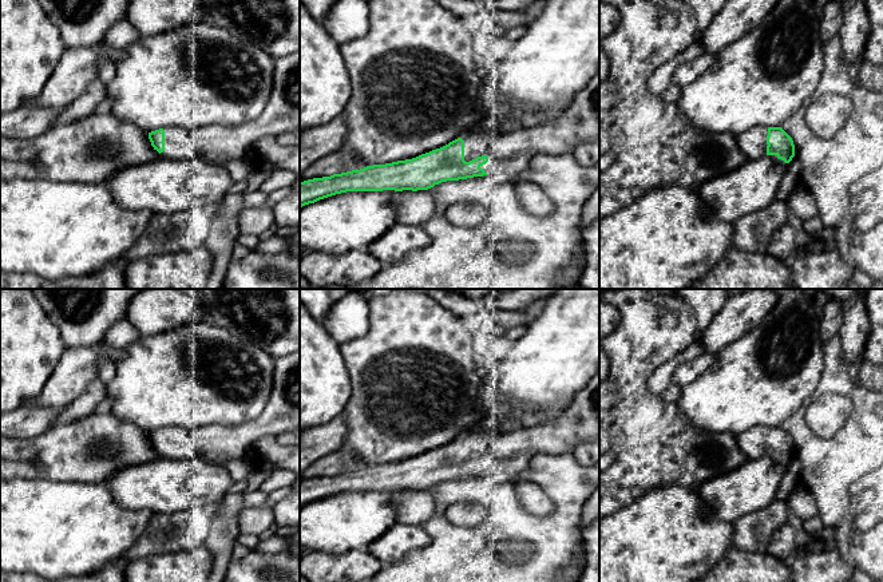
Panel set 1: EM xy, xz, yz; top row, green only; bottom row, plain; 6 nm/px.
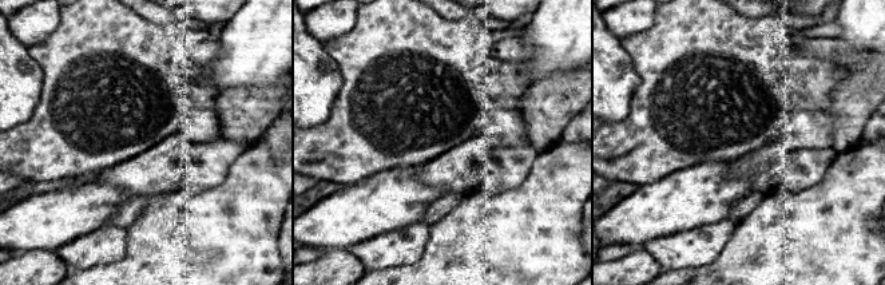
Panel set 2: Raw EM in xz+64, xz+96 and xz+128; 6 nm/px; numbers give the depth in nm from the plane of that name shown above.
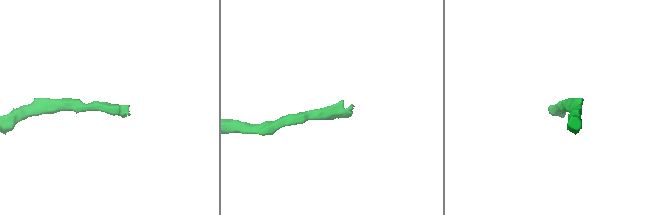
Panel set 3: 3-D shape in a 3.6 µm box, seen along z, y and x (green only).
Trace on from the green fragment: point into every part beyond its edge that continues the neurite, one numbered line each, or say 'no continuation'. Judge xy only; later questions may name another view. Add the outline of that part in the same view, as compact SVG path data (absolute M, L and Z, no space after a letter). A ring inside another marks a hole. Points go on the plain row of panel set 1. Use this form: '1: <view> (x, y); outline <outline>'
1: xy (220, 444); outline M300 352L276 359L273 389L262 413L239 425L207 425L186 429L166 427L165 451L167 459L202 459L225 466L243 459L246 450L265 436L300 428Z

